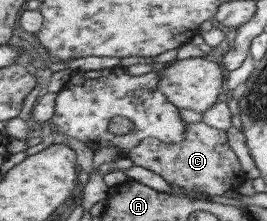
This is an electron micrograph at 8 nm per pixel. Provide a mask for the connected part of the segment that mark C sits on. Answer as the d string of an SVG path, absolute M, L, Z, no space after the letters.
M203 121L187 123L185 139L181 143L166 143L157 137L147 138L132 150L130 157L135 165L160 174L173 186L207 195L223 195L227 190L237 188L245 178L243 174L233 174L241 172L241 166L234 149L227 144L226 131L212 128Z

